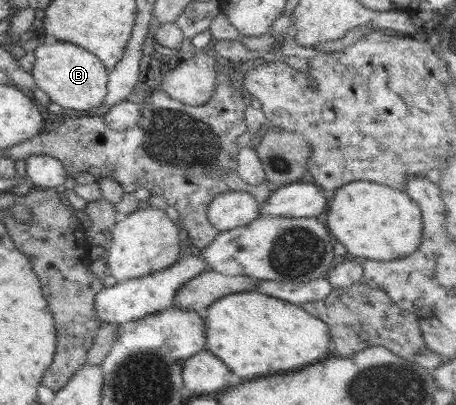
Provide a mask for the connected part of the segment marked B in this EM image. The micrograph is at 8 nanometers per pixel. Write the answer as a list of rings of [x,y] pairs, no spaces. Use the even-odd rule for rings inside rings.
[[[50,41],[37,47],[31,71],[36,86],[42,89],[53,103],[64,109],[87,111],[98,108],[107,95],[108,71],[93,53],[68,42]]]

